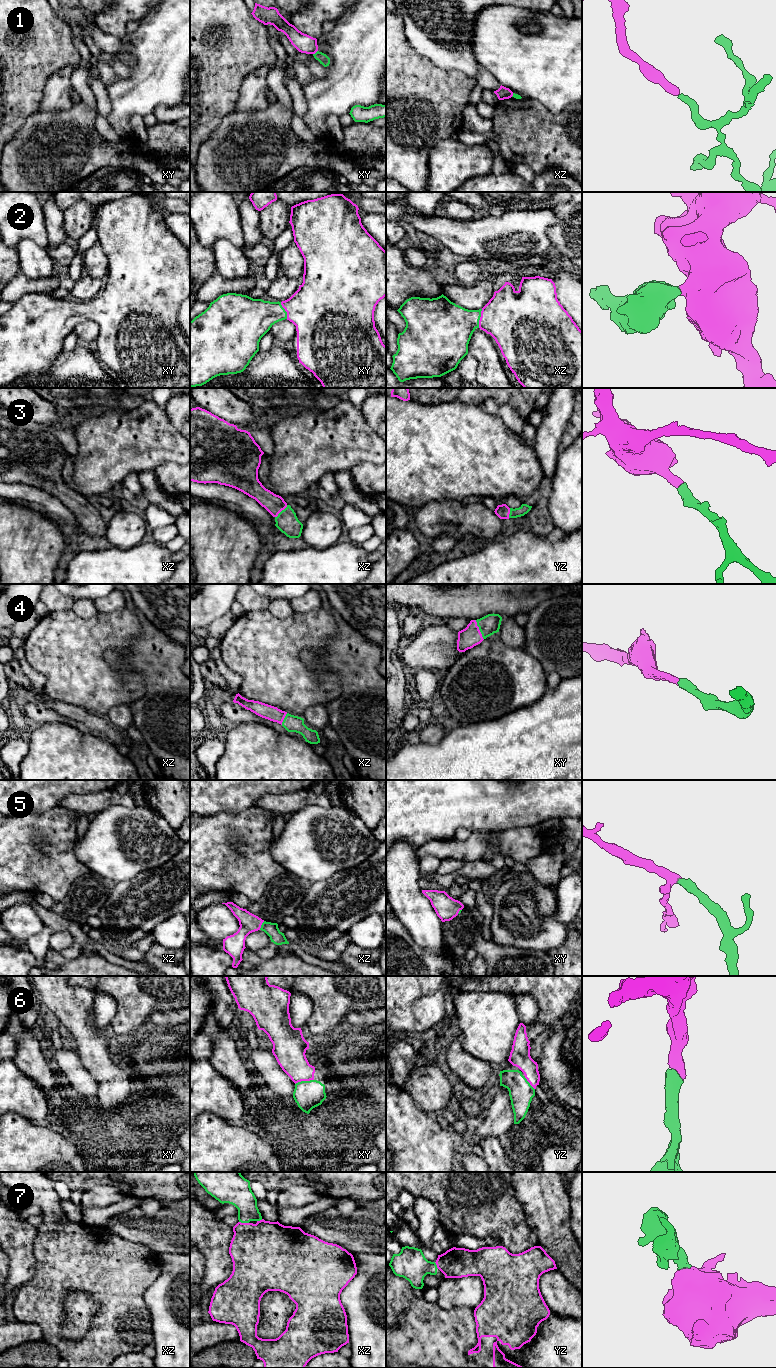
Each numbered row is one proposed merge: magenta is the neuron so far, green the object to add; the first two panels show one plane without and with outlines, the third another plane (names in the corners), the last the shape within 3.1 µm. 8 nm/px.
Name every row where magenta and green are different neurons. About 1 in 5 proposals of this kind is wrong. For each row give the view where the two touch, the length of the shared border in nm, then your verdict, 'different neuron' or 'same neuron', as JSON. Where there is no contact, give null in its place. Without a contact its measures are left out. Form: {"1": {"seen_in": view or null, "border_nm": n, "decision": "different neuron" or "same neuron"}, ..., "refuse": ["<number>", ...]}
{"1": {"seen_in": "xy", "border_nm": 50, "decision": "different neuron"}, "2": {"seen_in": "xz", "border_nm": 160, "decision": "same neuron"}, "3": {"seen_in": "xz", "border_nm": 140, "decision": "same neuron"}, "4": {"seen_in": "xy", "border_nm": 170, "decision": "same neuron"}, "5": {"seen_in": "xz", "border_nm": 80, "decision": "same neuron"}, "6": {"seen_in": "xy", "border_nm": 160, "decision": "same neuron"}, "7": {"seen_in": "xz", "border_nm": 80, "decision": "same neuron"}, "refuse": ["1"]}

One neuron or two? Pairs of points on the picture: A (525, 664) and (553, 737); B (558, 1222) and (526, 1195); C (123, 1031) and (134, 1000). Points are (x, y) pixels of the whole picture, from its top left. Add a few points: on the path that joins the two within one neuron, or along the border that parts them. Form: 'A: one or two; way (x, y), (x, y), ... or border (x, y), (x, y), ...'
A: two; border (547, 688), (538, 699), (517, 709)
B: one; way (550, 1214), (534, 1198)
C: one; way (124, 1023), (133, 1008)

